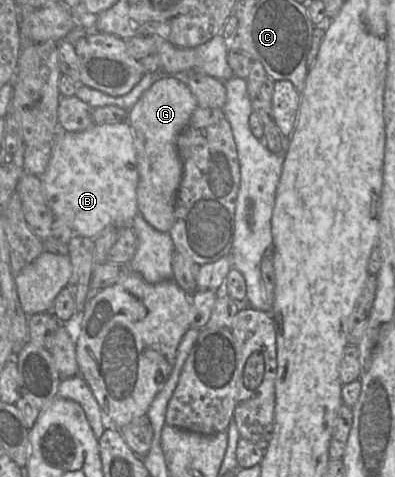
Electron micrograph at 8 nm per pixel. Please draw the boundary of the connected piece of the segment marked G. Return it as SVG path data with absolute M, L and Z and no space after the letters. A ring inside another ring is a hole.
M163 76L143 93L128 111L128 123L134 134L139 181L138 213L155 230L169 232L174 222L178 188L183 175L177 139L198 107L183 76Z

